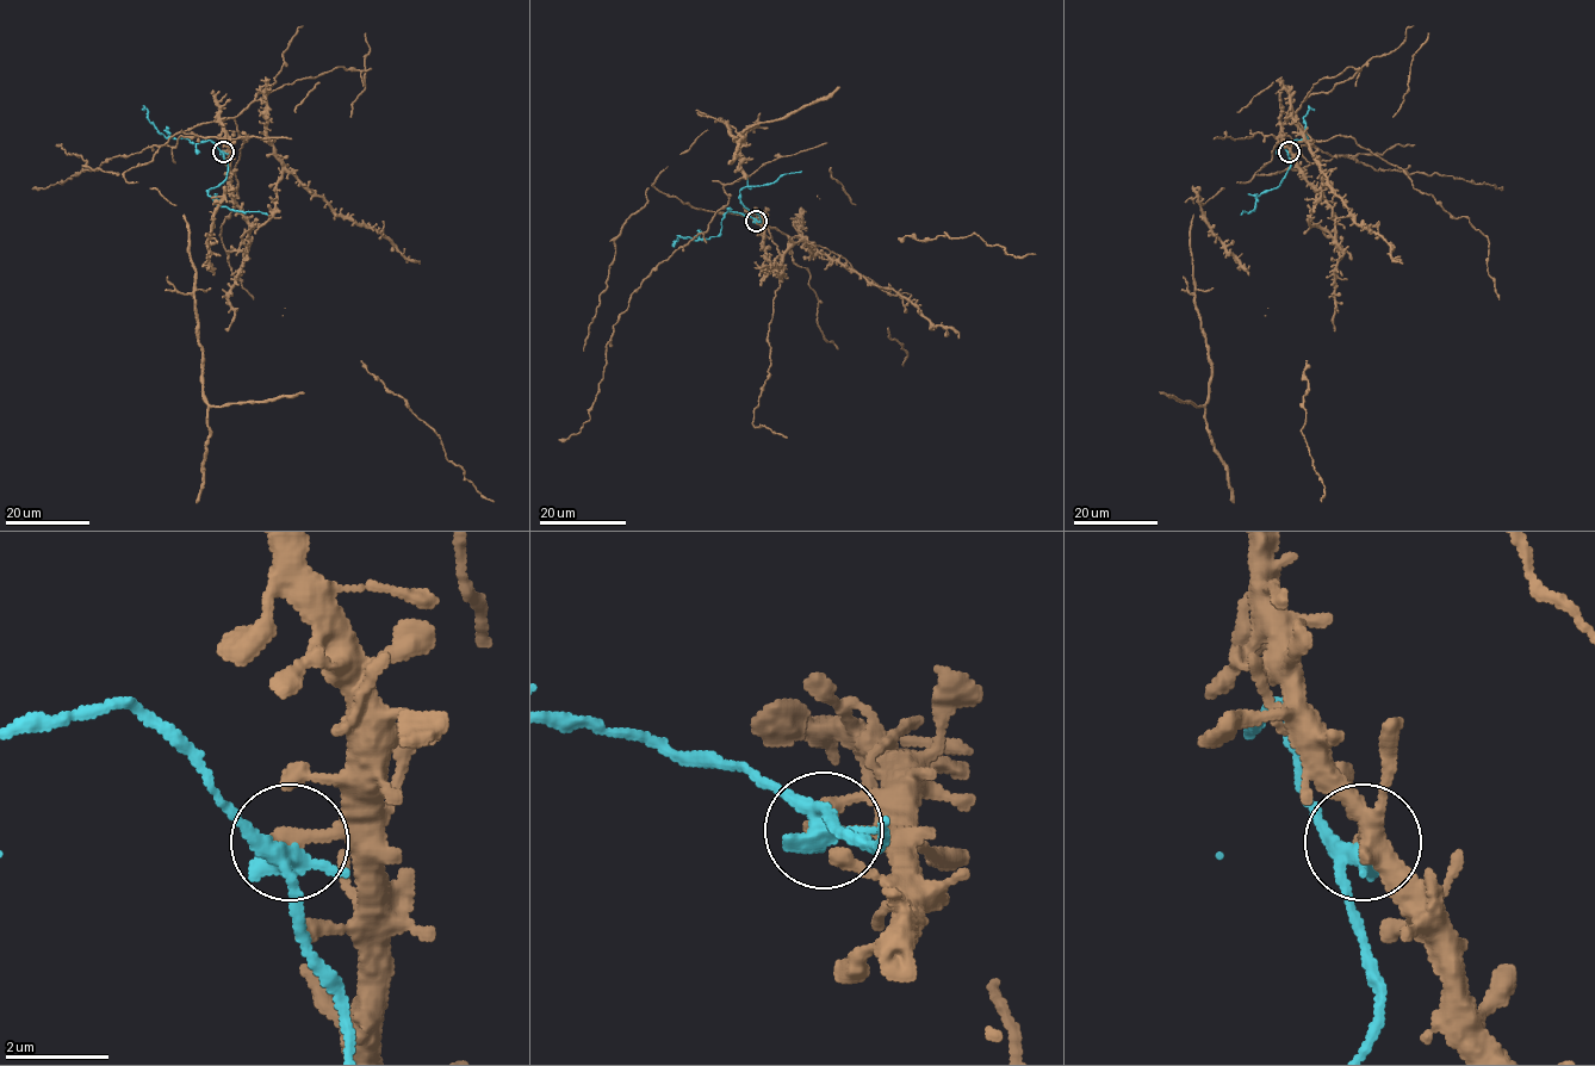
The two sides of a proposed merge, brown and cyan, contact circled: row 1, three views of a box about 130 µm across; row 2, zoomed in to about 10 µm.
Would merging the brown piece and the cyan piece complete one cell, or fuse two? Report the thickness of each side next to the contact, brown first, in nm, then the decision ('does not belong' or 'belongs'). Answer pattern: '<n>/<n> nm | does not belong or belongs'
280/360 nm | does not belong

